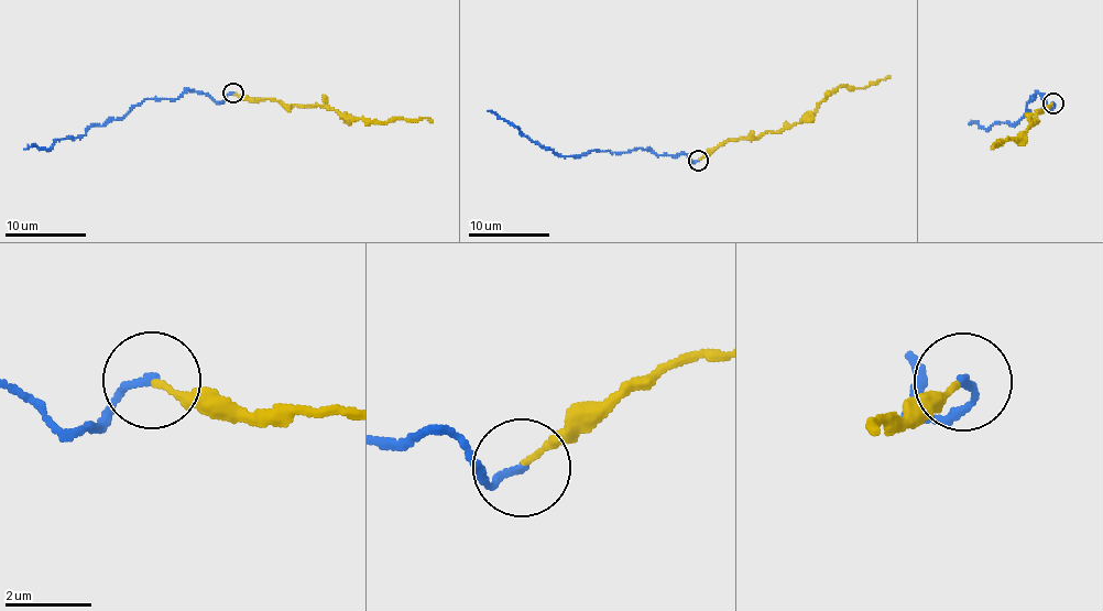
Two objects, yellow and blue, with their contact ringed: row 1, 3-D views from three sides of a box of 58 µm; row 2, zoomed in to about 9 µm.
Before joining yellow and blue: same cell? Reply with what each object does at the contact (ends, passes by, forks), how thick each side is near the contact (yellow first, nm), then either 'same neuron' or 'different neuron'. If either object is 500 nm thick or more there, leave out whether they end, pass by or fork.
yellow ends | blue ends | 130/180 nm | same neuron

